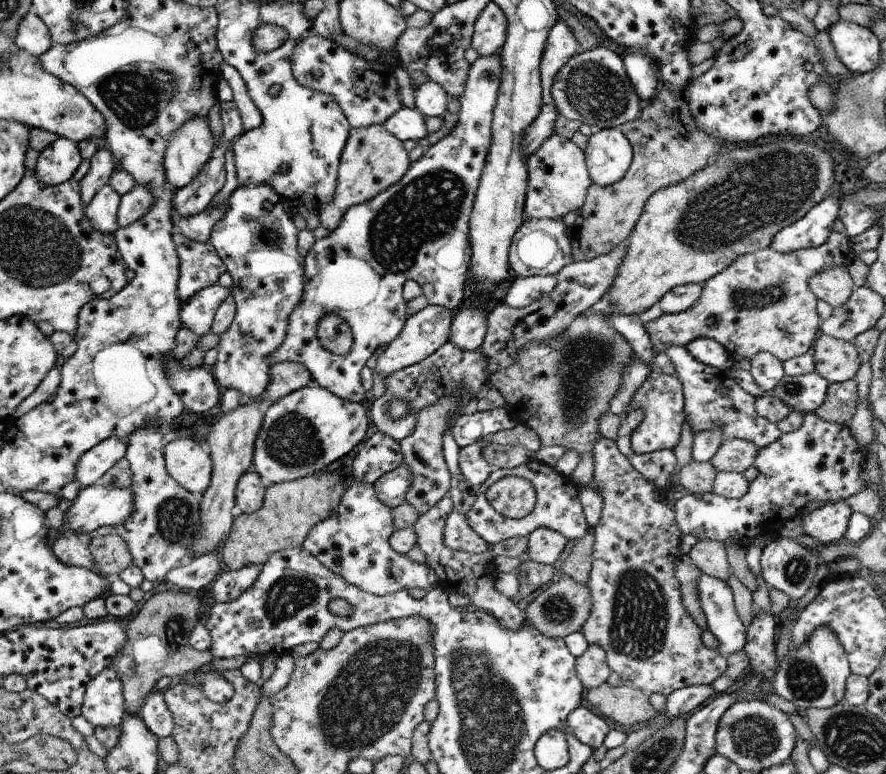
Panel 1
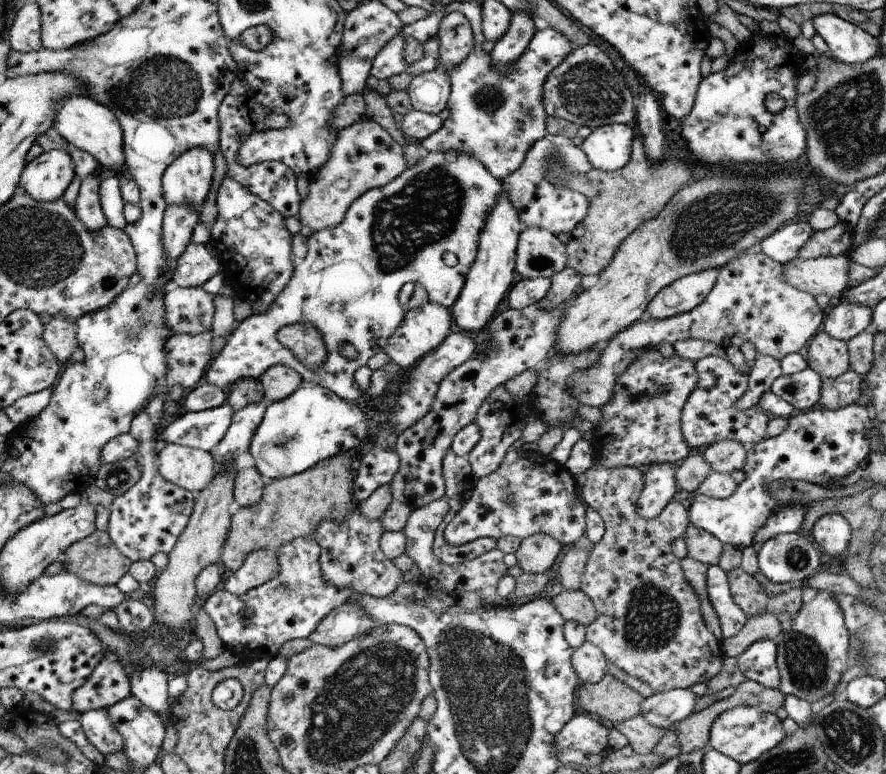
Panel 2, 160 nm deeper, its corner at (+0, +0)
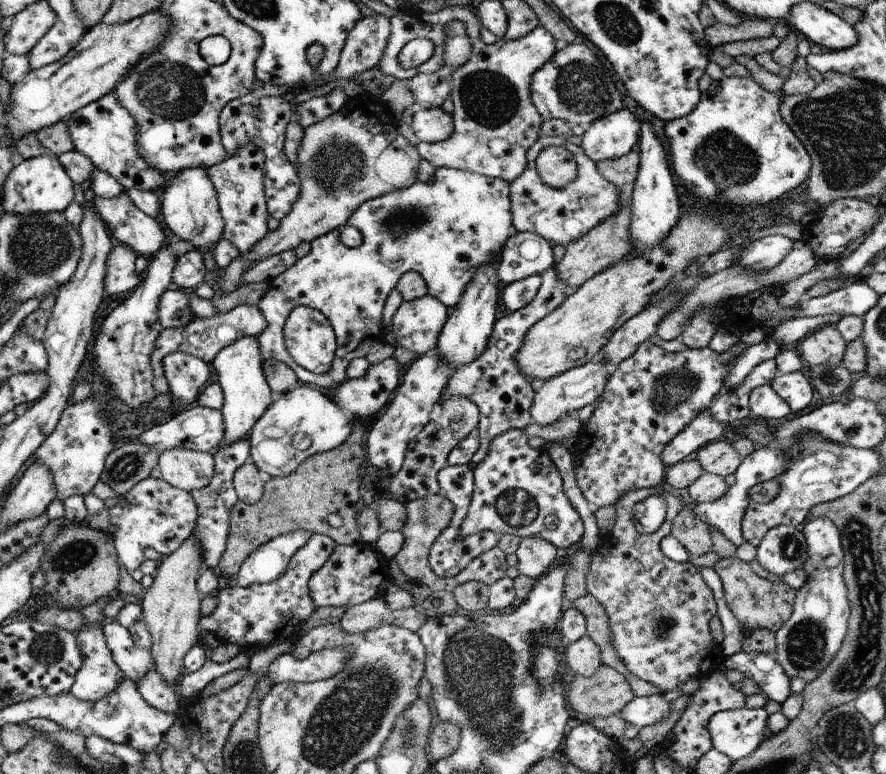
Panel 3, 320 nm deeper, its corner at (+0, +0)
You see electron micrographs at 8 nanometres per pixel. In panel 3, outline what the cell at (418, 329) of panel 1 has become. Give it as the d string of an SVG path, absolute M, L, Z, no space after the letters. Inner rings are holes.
M428 293L411 301L402 301L391 324L396 347L415 352L418 358L433 353L449 313L445 304Z

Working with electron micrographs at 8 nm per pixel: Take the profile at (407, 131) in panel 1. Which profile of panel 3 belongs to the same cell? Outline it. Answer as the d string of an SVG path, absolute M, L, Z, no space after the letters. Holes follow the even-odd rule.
M442 107L421 108L414 113L411 129L420 142L442 142L453 133L453 116Z

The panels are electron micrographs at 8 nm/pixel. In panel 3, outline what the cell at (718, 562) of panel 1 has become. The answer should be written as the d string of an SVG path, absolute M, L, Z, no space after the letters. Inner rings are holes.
M686 503L673 518L671 535L689 552L691 557L702 556L712 548L708 525Z

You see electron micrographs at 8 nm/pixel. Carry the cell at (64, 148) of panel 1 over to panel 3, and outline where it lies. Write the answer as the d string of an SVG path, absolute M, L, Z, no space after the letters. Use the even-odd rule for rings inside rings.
M50 153L28 160L16 162L13 170L5 180L3 192L3 208L5 213L18 215L37 215L38 213L64 213L68 205L74 201L74 183L66 174L57 156Z

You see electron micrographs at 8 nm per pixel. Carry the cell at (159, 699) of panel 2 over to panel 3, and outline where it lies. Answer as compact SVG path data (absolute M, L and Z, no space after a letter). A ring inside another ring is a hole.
M118 620L103 626L103 633L112 653L114 662L123 672L137 684L137 680L154 667L150 650L139 649L132 640L131 634Z

